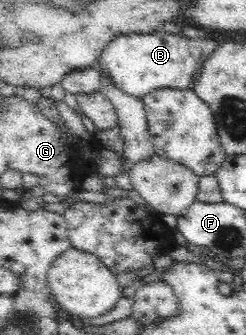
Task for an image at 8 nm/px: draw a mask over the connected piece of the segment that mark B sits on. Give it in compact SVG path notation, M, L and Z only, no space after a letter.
M163 29L146 34L122 34L110 39L100 51L97 69L112 86L127 96L140 98L154 90L192 90L202 69L202 62L217 46L212 38L196 39L184 34L170 34Z

